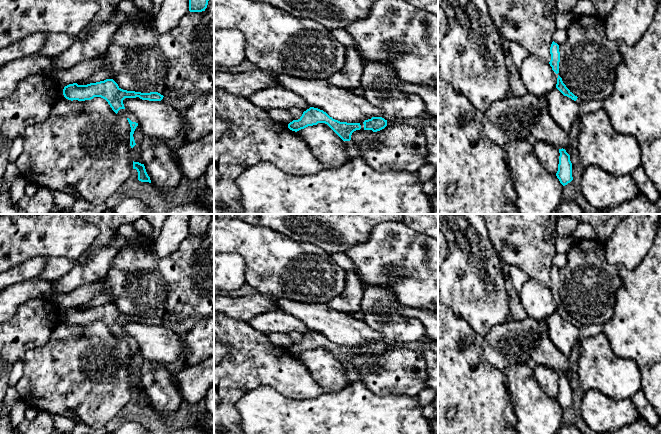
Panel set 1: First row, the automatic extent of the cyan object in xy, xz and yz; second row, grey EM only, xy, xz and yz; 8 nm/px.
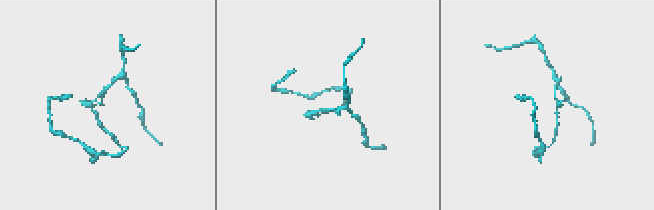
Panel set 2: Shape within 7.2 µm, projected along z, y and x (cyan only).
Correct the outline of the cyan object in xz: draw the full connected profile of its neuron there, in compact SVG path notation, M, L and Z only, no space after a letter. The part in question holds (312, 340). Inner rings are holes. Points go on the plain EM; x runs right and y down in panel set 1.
M310 331L303 336L298 344L293 344L288 348L292 355L299 355L308 350L317 349L318 347L327 348L343 365L346 370L346 378L351 383L361 381L361 372L351 364L351 359L356 354L380 355L387 350L387 344L382 341L372 341L361 347L340 346L330 341L326 336L318 332Z

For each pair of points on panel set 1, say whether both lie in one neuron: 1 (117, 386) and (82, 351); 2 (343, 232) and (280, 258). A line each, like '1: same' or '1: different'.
1: same
2: different

